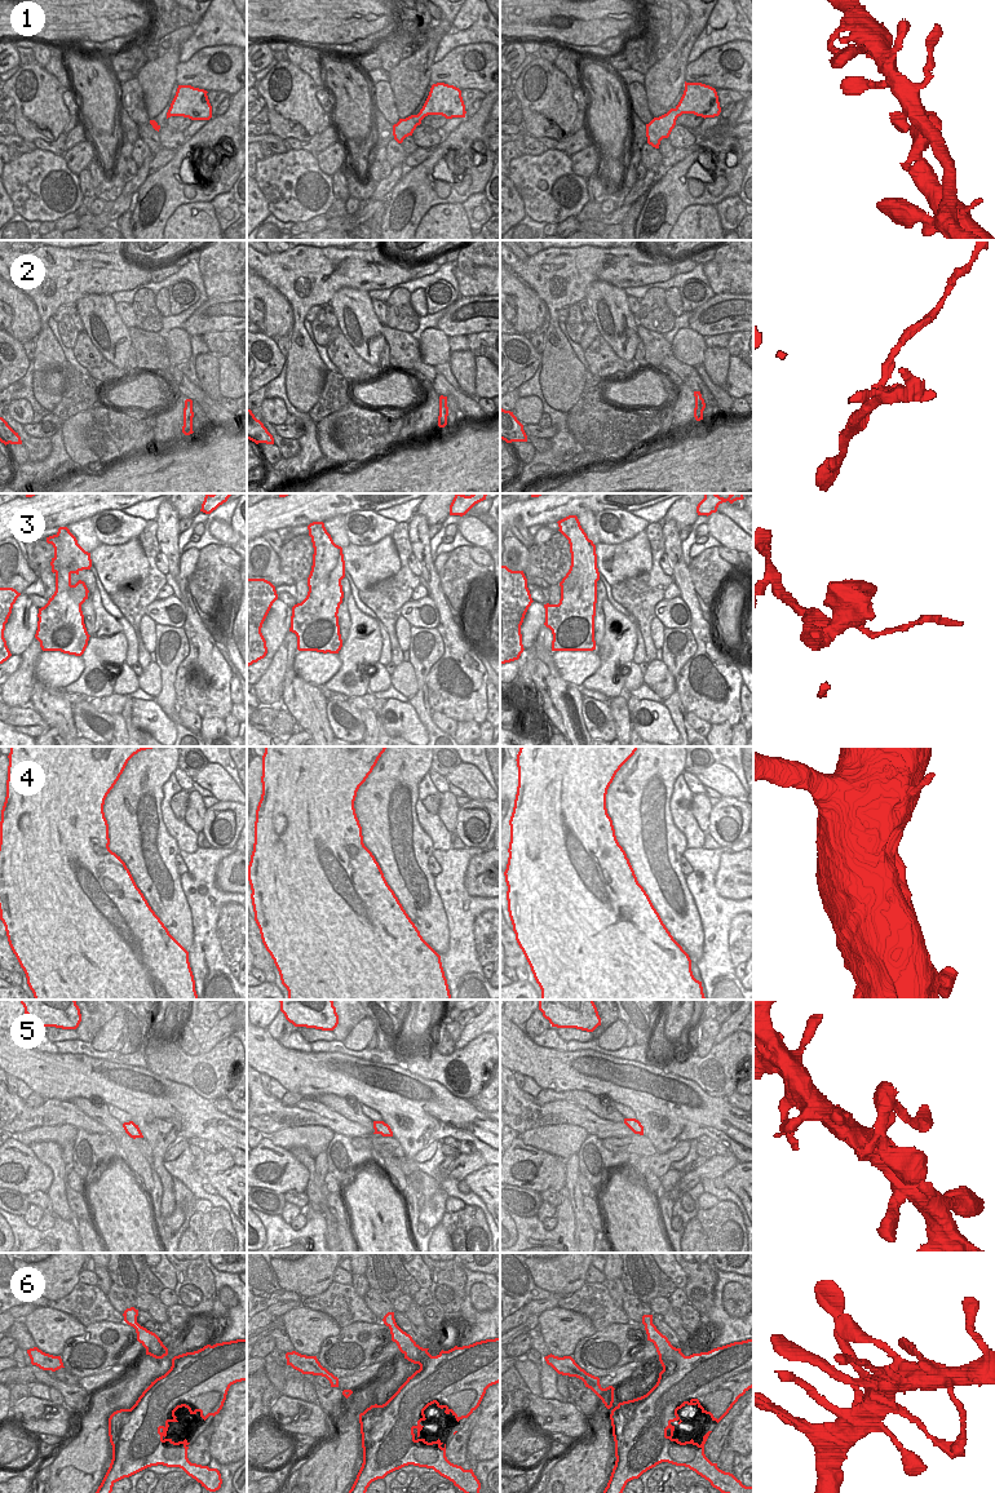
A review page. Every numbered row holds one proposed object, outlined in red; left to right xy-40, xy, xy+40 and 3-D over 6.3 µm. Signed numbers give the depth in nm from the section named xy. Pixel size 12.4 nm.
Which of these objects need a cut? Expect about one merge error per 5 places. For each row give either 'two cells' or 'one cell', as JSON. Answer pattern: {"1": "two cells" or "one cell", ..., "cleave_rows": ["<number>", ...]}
{"1": "one cell", "2": "two cells", "3": "two cells", "4": "one cell", "5": "two cells", "6": "two cells", "cleave_rows": ["2", "3", "5", "6"]}

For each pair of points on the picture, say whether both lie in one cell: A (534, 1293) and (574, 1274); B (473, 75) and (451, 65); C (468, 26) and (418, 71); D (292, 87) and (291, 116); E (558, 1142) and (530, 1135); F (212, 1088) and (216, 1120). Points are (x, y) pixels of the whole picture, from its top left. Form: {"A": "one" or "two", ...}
{"A": "two", "B": "one", "C": "two", "D": "one", "E": "one", "F": "two"}

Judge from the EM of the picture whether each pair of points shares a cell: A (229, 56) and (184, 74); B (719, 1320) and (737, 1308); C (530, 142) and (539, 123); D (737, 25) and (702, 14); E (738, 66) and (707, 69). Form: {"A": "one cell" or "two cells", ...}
{"A": "one cell", "B": "two cells", "C": "two cells", "D": "two cells", "E": "one cell"}

